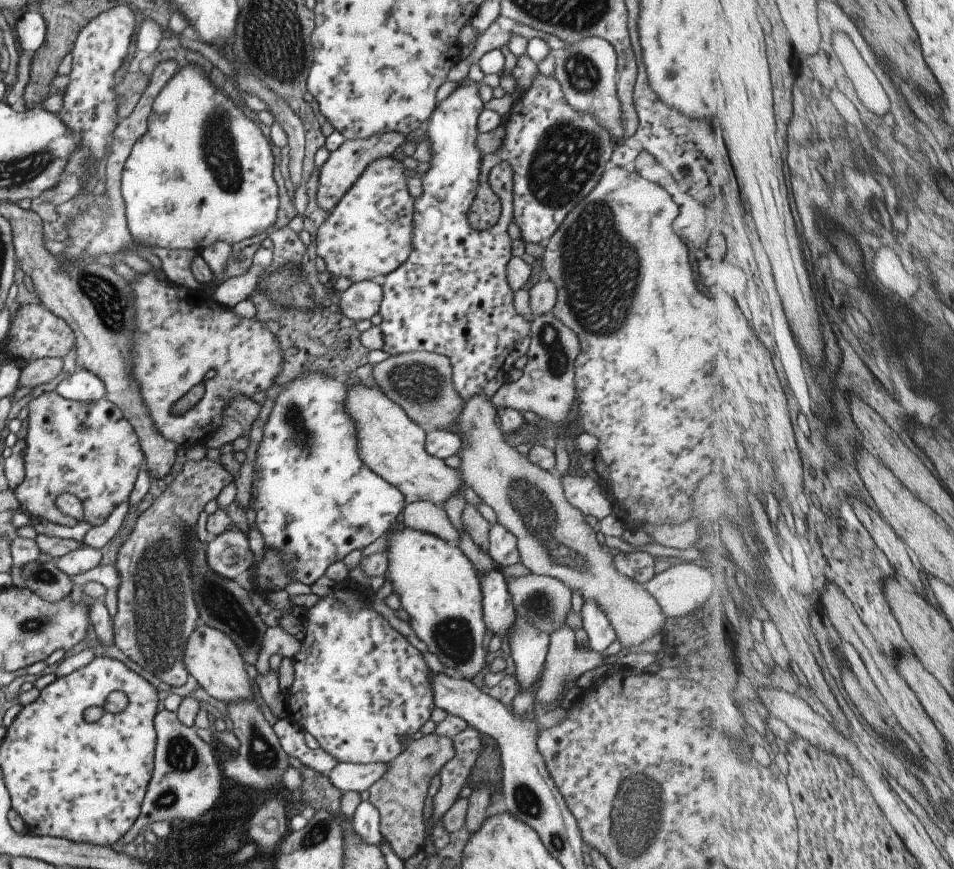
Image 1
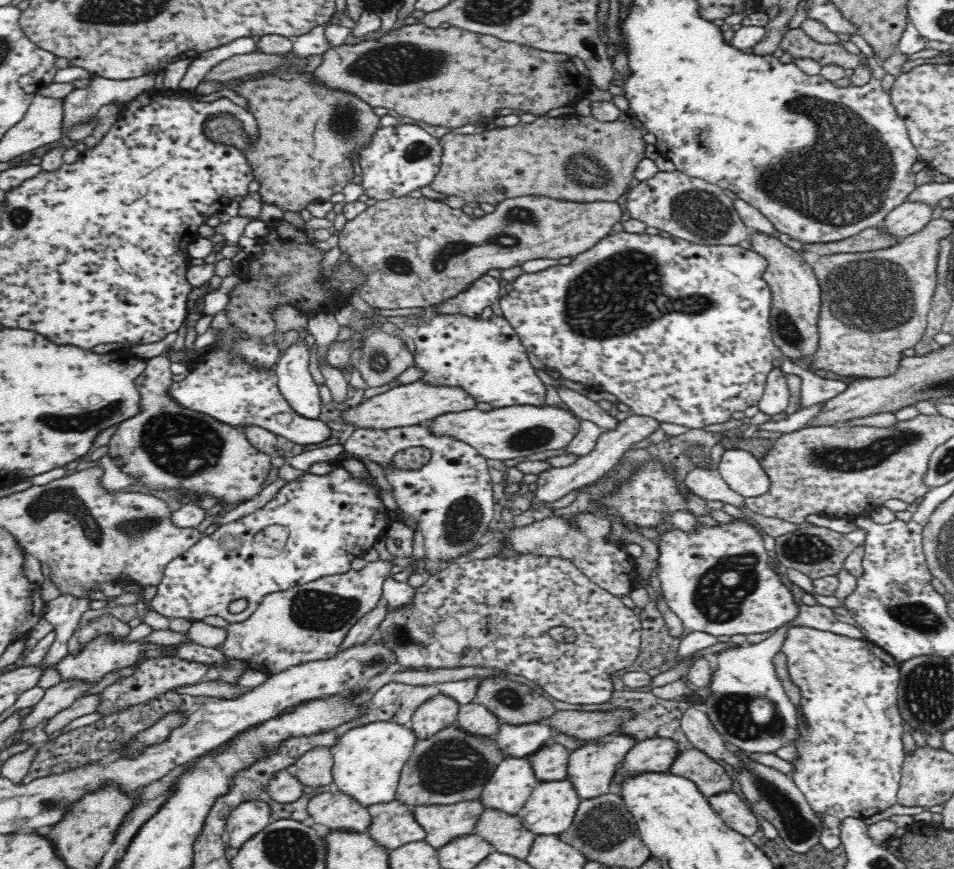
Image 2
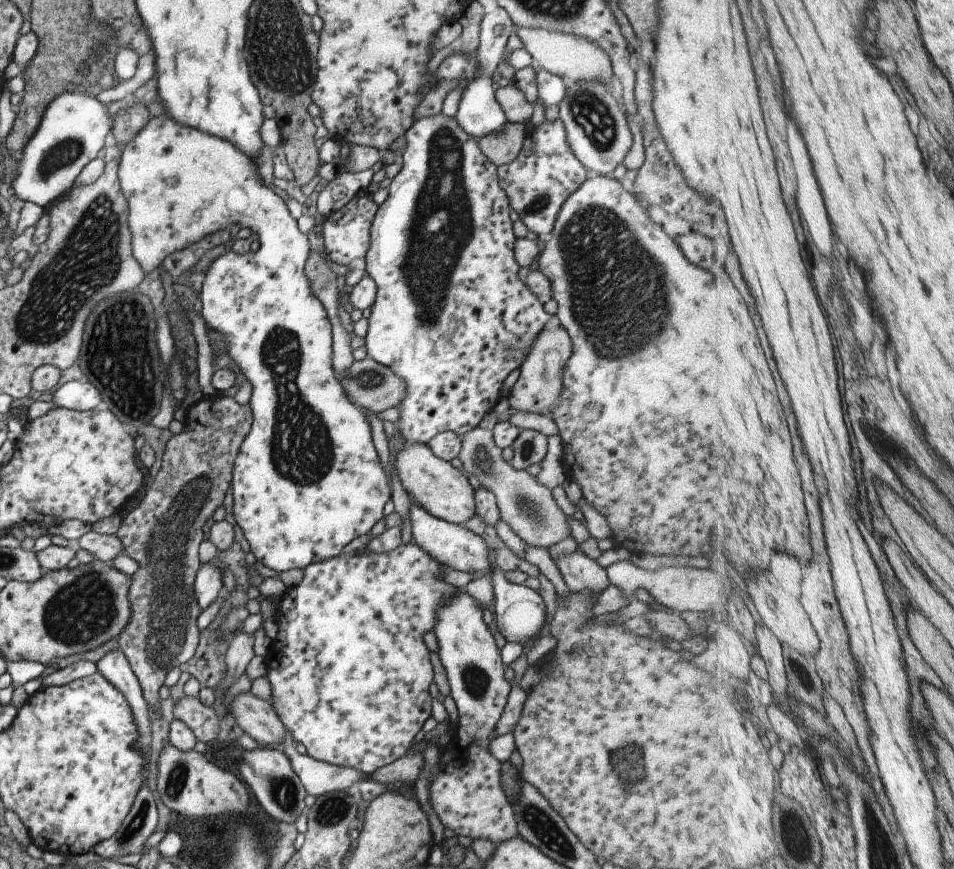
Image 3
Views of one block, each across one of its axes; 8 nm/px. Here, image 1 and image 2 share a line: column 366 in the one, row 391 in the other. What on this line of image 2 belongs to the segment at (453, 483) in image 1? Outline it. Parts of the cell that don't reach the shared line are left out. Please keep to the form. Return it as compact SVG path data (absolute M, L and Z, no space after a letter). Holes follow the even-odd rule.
M423 379L396 386L387 392L378 394L361 402L358 406L344 411L343 417L346 422L359 426L360 428L376 428L386 430L396 426L415 426L427 423L440 415L451 412L462 412L472 410L476 401L461 386L436 386Z

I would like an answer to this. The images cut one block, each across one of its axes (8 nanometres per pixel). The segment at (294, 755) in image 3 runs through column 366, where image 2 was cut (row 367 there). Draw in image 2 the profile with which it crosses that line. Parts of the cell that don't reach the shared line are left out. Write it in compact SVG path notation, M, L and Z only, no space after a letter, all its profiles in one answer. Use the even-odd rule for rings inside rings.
M774 367L768 373L762 398L756 404L760 412L770 417L774 414L780 414L788 408L790 391L788 391L786 377L782 374L780 367Z

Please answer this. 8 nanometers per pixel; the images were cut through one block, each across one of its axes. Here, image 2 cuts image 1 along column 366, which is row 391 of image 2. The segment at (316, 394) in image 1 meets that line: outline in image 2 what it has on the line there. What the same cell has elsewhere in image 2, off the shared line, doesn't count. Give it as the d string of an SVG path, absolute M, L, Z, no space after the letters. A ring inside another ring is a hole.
M436 315L426 325L417 328L412 335L416 344L415 366L425 370L424 382L436 386L461 386L476 402L487 402L492 408L533 404L542 406L546 388L528 360L528 350L516 336L516 331L504 317L493 316L490 320L470 319L462 315Z

